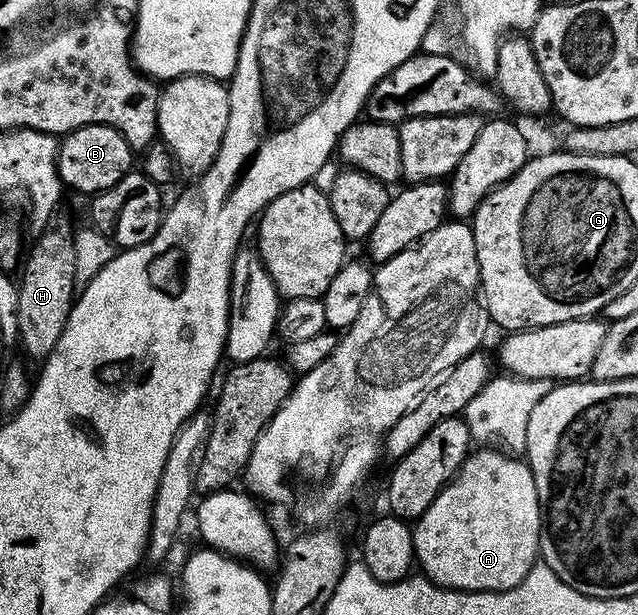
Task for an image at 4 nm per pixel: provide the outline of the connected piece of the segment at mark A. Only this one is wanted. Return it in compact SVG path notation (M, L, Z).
M490 448L475 449L467 457L466 461L462 463L461 470L439 492L436 500L432 500L432 504L428 504L428 512L424 512L419 516L412 526L414 556L417 565L419 567L422 565L421 573L430 581L435 582L437 586L445 586L448 590L511 590L513 586L520 584L520 580L524 580L524 576L528 576L528 572L540 558L540 543L544 533L544 510L538 504L538 489L534 483L534 478L530 476L530 467L525 461L519 460L509 453L501 452L502 454L497 454L494 450L486 449Z

